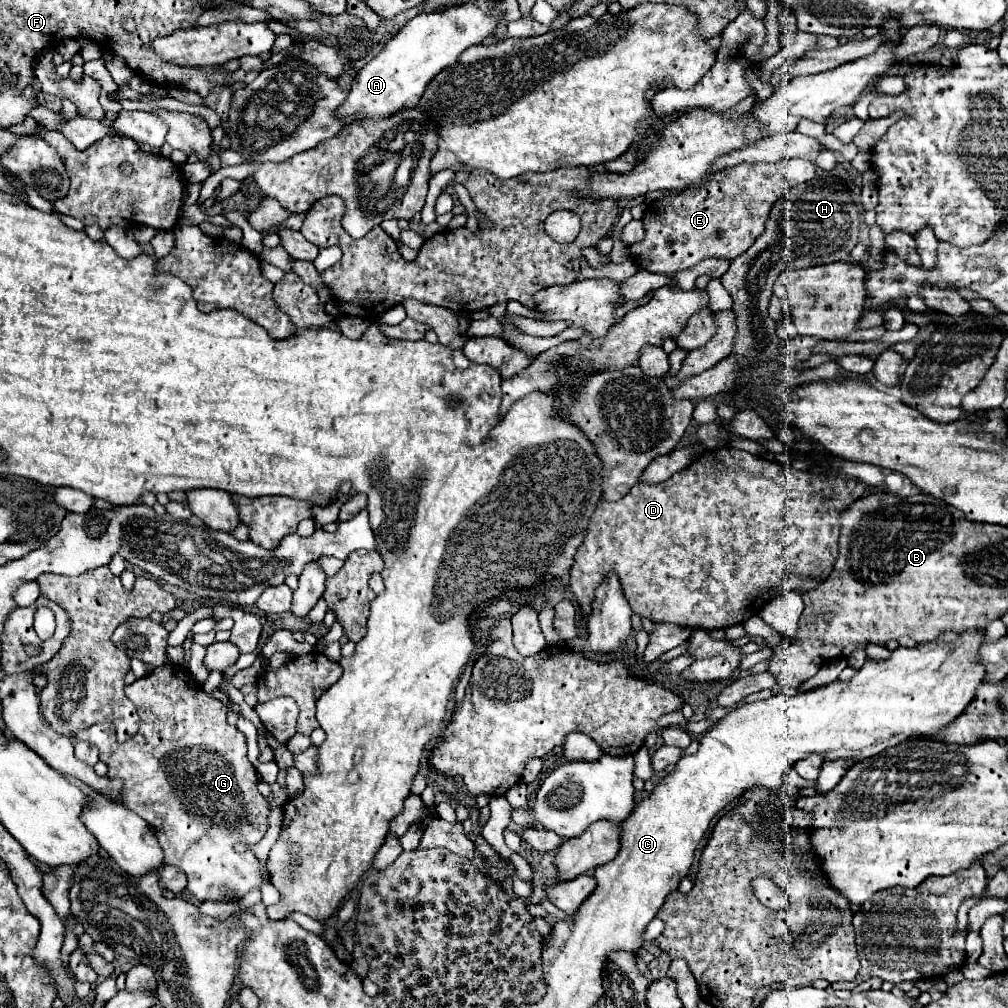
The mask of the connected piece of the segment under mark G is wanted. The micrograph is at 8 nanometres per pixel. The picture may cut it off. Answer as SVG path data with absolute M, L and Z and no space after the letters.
M164 664L154 668L150 676L125 687L126 696L134 702L140 714L140 730L128 742L116 742L116 730L110 722L100 722L76 734L76 740L88 740L98 746L100 760L108 766L110 778L124 780L124 800L130 810L142 816L158 836L164 850L164 864L180 866L188 876L188 890L200 900L222 900L220 886L230 886L236 896L248 894L262 884L260 862L254 856L252 844L260 842L268 830L270 806L258 792L258 774L246 758L246 736L228 724L228 708L220 708L220 700L206 694L192 678L188 668L180 664Z

